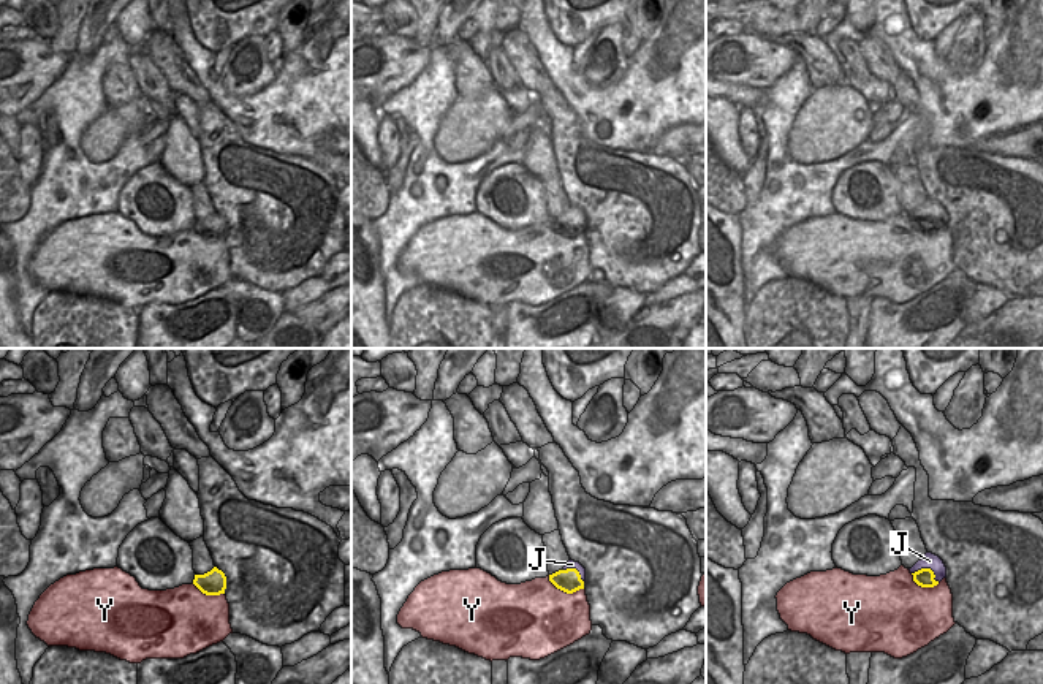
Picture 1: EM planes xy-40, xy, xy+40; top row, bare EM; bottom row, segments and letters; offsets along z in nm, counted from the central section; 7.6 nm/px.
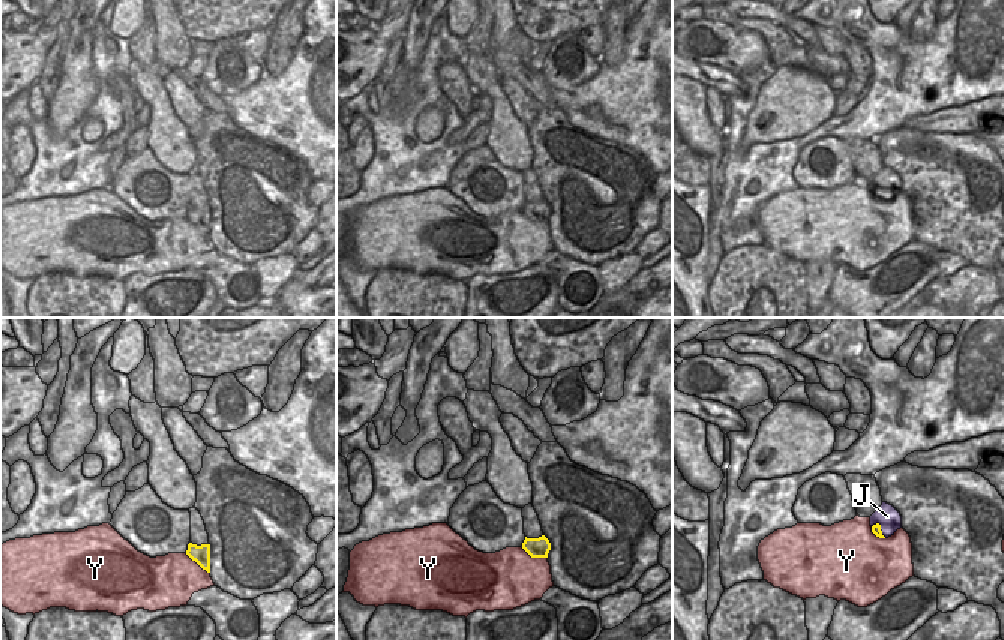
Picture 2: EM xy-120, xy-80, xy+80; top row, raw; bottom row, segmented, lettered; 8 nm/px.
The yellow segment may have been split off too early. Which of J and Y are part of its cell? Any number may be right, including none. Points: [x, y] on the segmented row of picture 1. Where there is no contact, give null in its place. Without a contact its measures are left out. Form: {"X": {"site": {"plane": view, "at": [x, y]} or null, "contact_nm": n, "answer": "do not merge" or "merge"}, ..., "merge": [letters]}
{"J": {"site": {"plane": "xy+40", "at": [928, 569]}, "contact_nm": 220, "answer": "merge"}, "Y": {"site": {"plane": "xy", "at": [564, 591]}, "contact_nm": 300, "answer": "do not merge"}, "merge": ["J"]}

